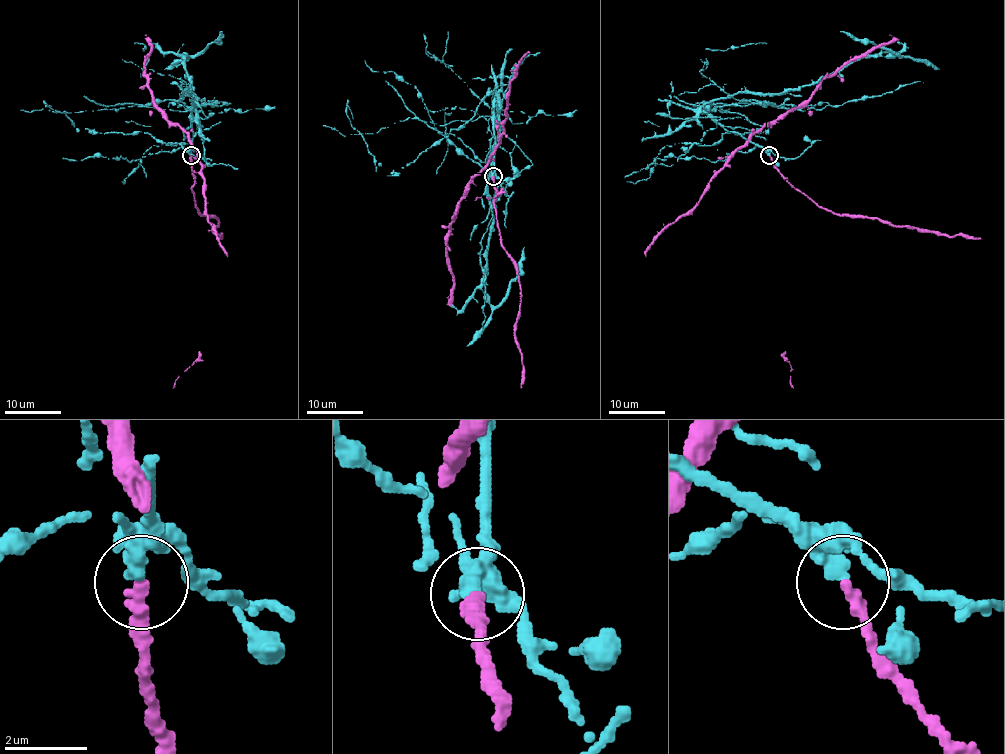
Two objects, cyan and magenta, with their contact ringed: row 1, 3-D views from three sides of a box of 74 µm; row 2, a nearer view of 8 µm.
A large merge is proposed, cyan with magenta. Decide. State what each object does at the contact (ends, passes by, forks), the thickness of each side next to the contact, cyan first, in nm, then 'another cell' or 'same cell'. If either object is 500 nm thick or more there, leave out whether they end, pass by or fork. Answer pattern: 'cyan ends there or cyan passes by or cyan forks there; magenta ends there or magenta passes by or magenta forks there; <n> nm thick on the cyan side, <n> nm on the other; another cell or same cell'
cyan ends there; magenta ends there; 400 nm thick on the cyan side, 360 nm on the other; another cell

